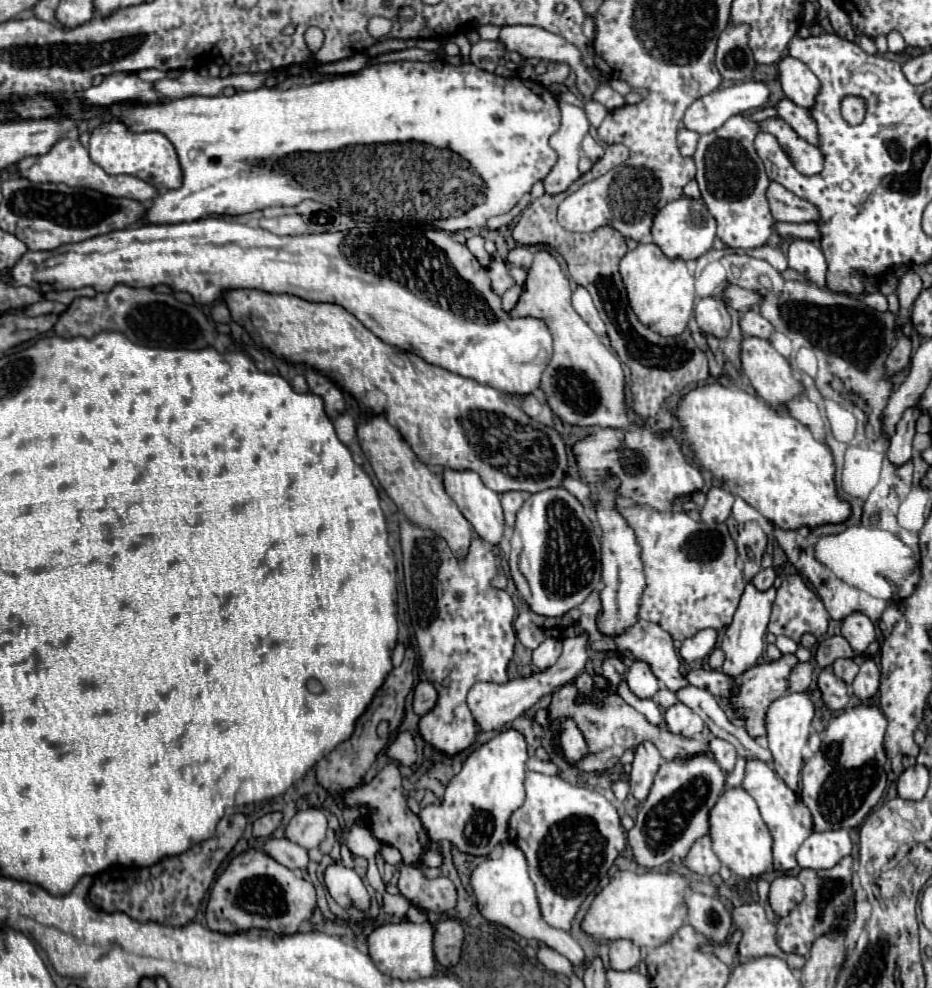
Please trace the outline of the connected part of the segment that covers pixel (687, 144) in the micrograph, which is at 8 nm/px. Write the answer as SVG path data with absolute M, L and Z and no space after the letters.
M680 128L678 130L678 148L682 156L692 156L696 150L696 142L698 142L698 134L688 130L688 128Z

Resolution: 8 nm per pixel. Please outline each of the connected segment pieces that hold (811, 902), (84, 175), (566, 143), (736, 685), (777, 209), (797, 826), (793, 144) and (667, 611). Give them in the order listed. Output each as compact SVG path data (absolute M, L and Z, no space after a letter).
M846 856L830 870L800 870L798 880L804 884L804 894L806 896L788 916L778 920L778 936L776 938L778 938L778 944L780 944L780 938L782 938L780 948L784 952L794 952L794 954L808 956L812 942L818 936L832 930L834 916L844 912L854 898L850 866L852 866L852 856Z
M70 138L60 140L48 154L24 158L22 162L18 162L18 172L30 182L62 182L72 188L92 188L96 192L102 192L114 198L122 198L122 196L136 198L138 202L148 202L158 194L156 186L136 176L108 176L98 164L90 160L88 150L78 140L70 140Z
M560 102L562 112L562 126L552 136L550 144L558 152L558 162L544 178L544 188L548 194L564 192L574 180L578 180L578 158L580 158L580 142L588 132L590 124L586 112L578 106Z
M782 654L778 660L772 662L762 662L756 664L752 668L748 668L744 674L740 676L728 676L722 670L692 670L686 674L688 682L692 686L704 688L708 690L712 696L720 696L720 698L728 698L732 710L744 718L744 728L748 730L748 734L752 734L752 738L760 738L766 736L766 712L768 706L776 700L788 694L790 690L790 672L794 670L794 666L798 664L798 658L794 654Z
M772 182L768 188L768 200L772 216L778 222L790 222L790 224L804 224L804 222L818 222L820 212L810 202L794 196L780 184Z
M748 760L746 762L746 774L742 780L742 788L756 800L760 814L766 822L766 826L770 828L770 834L774 838L774 868L776 870L794 870L796 864L796 850L800 848L800 844L812 834L812 816L810 810L804 806L802 798L790 788L786 786L786 782L762 760Z
M768 118L760 122L760 130L770 132L778 138L782 150L788 154L790 162L798 172L806 176L814 176L820 174L820 170L824 168L824 154L820 154L820 148L802 140L784 120Z
M638 506L622 508L624 518L636 530L638 542L642 546L642 562L646 574L646 590L642 596L640 618L660 624L674 640L686 640L704 628L728 628L732 624L732 614L742 592L742 570L738 570L738 550L726 528L726 524L704 526L704 522L692 520L686 512L666 510L650 512Z

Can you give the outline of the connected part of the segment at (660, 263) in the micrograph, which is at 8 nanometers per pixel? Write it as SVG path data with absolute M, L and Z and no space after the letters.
M638 244L620 260L620 274L630 306L644 326L664 336L684 332L694 306L694 276L682 258L668 258L656 244Z

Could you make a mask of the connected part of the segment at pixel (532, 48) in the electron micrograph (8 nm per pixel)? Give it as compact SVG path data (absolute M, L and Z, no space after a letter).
M504 26L498 40L504 42L506 50L516 50L524 58L538 58L546 62L568 64L580 80L582 94L592 96L594 84L586 82L584 78L588 76L588 70L582 62L582 54L576 46L566 42L562 36L552 34L538 26Z

